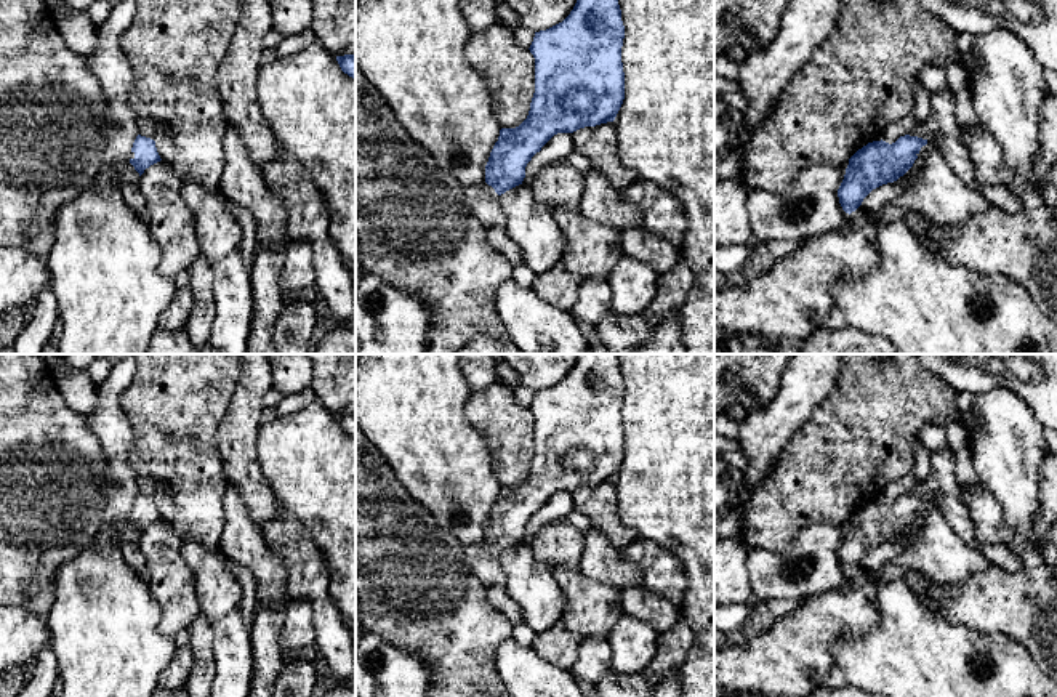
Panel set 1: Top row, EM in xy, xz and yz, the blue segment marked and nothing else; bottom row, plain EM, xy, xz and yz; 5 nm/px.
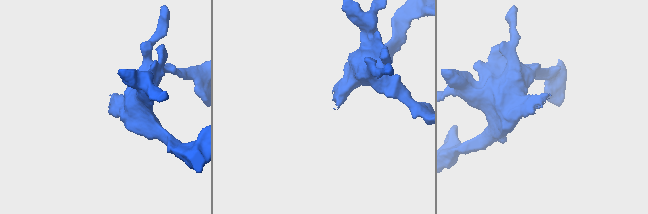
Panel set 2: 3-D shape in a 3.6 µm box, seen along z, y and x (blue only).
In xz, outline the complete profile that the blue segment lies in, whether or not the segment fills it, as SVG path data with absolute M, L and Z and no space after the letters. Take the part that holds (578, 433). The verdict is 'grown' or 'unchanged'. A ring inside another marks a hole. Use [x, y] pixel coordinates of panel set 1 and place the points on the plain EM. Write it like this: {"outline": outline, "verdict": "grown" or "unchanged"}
{"outline": "M578 354L562 381L535 391L528 407L535 417L535 452L528 474L519 485L500 489L485 524L485 540L464 548L471 572L487 591L506 585L500 554L522 543L527 522L554 494L615 479L625 458L623 397L618 354Z", "verdict": "grown"}

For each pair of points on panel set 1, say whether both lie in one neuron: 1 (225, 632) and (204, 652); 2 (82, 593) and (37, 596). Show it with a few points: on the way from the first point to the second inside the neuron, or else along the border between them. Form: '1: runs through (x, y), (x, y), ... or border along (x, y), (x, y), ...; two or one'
1: border along (210, 624), (215, 680); two
2: border along (69, 560), (55, 574), (55, 601), (45, 619); two

